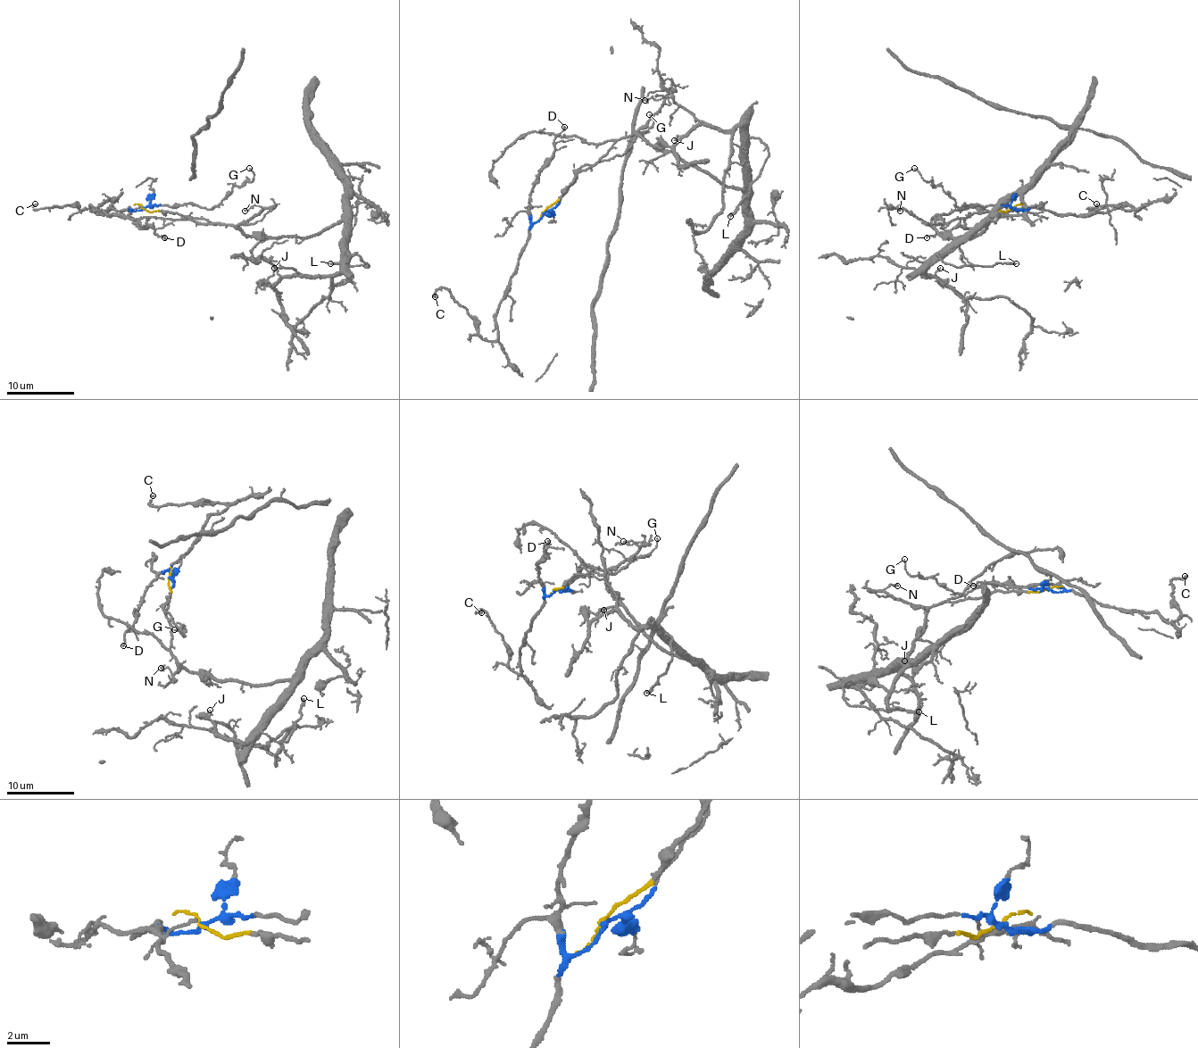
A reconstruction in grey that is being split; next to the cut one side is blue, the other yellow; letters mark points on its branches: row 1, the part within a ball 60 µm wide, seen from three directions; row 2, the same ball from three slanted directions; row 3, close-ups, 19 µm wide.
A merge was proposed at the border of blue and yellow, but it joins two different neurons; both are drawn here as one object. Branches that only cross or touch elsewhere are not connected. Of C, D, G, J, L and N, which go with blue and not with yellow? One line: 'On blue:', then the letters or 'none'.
On blue: C, D, G

